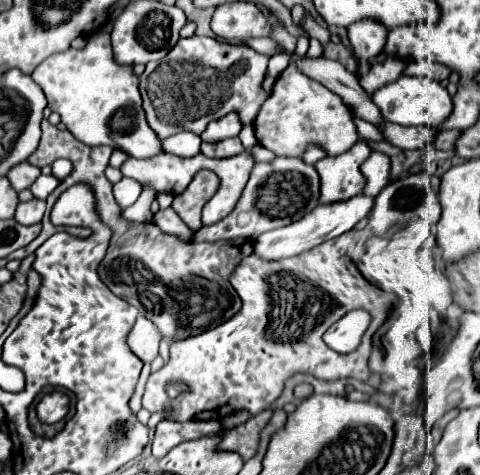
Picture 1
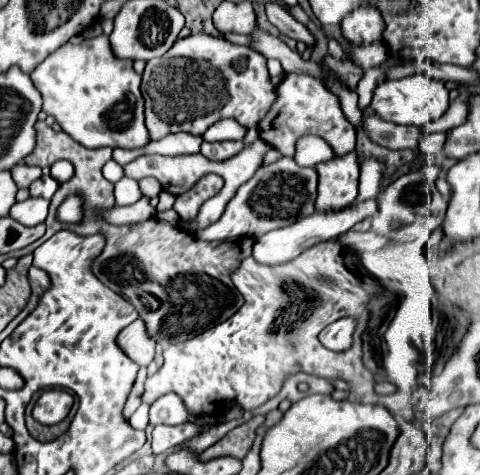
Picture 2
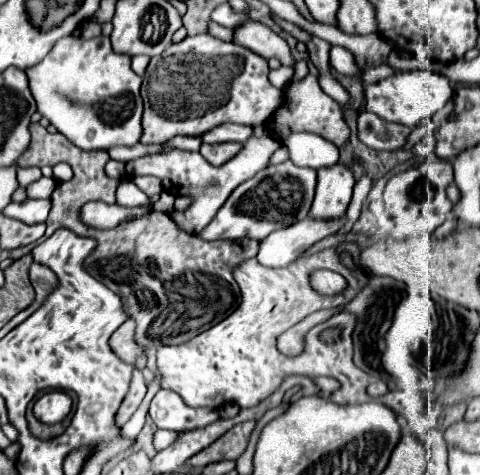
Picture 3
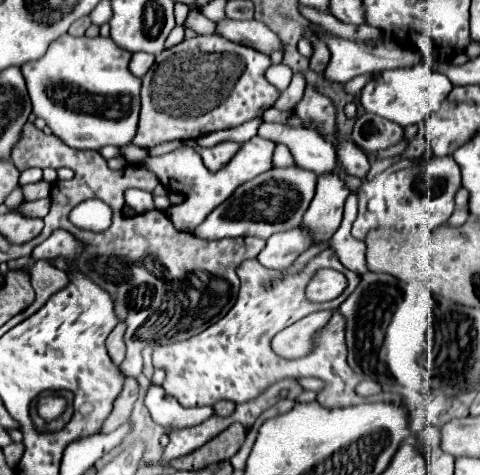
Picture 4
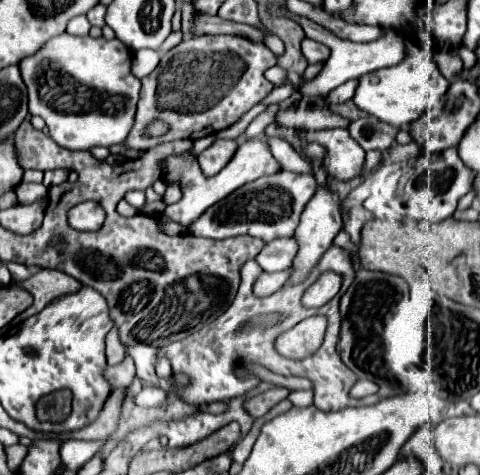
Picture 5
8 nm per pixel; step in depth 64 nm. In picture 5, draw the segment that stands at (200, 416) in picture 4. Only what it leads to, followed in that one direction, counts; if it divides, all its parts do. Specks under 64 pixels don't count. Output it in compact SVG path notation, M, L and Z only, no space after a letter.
M144 388L134 396L134 404L144 406L144 408L160 406L164 400L166 400L166 392L160 388Z

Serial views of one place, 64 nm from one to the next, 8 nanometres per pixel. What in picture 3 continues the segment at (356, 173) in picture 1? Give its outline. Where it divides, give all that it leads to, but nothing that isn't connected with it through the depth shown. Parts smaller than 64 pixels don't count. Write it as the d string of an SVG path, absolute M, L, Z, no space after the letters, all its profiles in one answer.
M344 164L318 170L318 186L308 216L312 220L338 220L344 216L354 188L352 170Z

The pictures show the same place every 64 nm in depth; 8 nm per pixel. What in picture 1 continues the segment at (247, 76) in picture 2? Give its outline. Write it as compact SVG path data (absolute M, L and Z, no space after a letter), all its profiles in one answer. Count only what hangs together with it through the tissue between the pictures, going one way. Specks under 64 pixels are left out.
M208 36L180 38L178 44L156 62L148 62L140 76L140 92L148 126L158 138L190 130L202 134L204 128L228 112L236 112L242 124L252 124L260 106L270 96L262 88L268 56L240 44L220 42Z

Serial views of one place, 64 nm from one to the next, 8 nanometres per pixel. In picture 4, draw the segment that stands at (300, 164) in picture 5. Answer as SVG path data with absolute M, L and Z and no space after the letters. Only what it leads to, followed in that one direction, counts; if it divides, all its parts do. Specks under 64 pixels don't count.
M276 144L276 150L274 150L274 166L296 166L288 146L284 144Z

